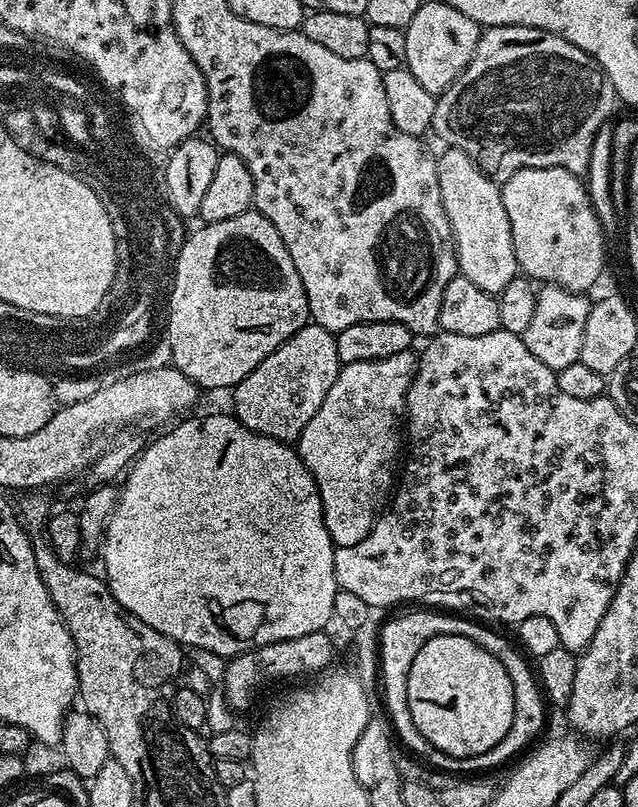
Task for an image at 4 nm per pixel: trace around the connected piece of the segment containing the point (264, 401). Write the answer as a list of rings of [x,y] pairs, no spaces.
[[[310,322],[298,330],[298,334],[282,342],[278,350],[270,353],[236,385],[231,393],[232,404],[236,407],[234,415],[251,432],[295,442],[302,430],[306,430],[306,422],[318,414],[318,406],[322,406],[330,386],[334,386],[341,367],[335,335]]]

